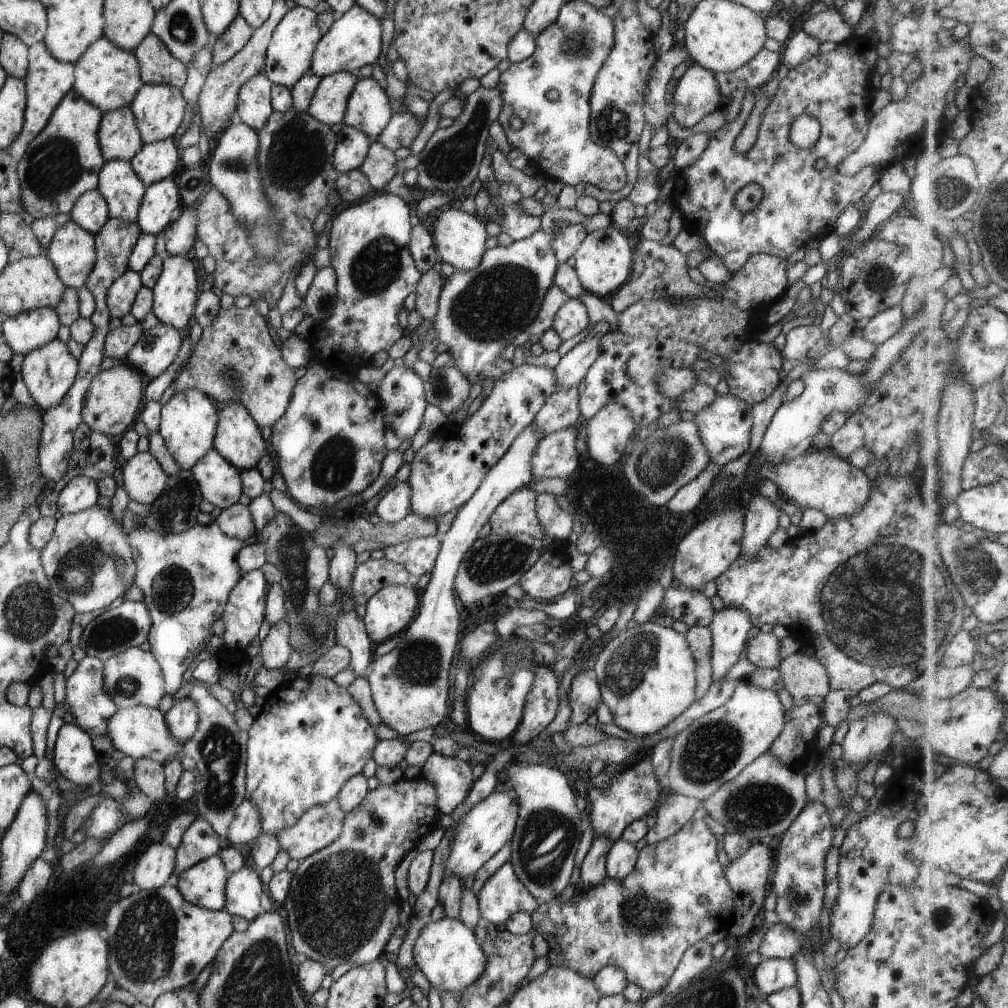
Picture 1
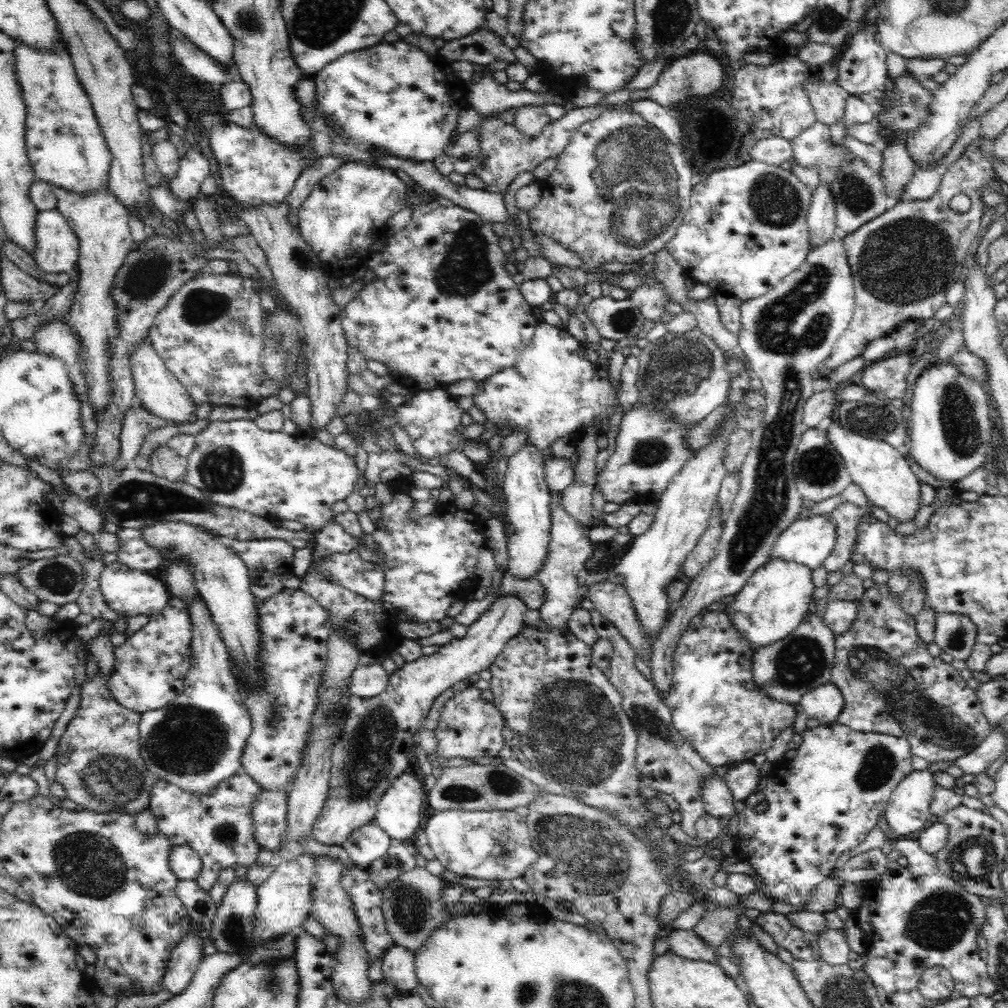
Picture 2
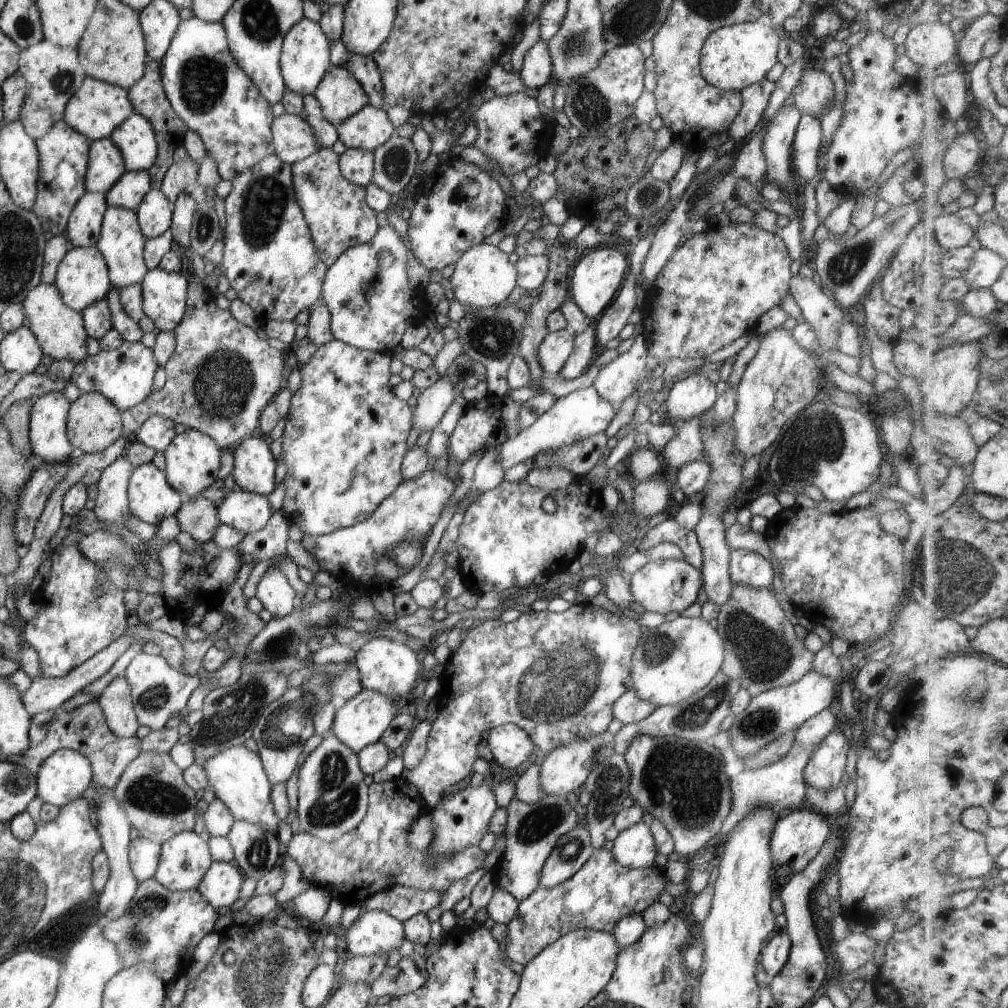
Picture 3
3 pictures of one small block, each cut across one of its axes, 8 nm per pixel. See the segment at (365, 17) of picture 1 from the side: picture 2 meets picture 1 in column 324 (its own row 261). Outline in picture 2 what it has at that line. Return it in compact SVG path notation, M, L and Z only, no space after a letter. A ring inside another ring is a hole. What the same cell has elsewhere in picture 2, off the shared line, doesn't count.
M57 208L38 211L34 218L34 252L30 256L45 273L71 274L76 269L78 239Z

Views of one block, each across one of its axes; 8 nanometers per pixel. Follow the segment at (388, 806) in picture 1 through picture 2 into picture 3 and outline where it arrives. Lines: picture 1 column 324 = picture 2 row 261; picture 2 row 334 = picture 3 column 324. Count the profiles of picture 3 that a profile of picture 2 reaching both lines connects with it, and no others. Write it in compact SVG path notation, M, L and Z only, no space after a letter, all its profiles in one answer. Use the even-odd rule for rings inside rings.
M397 777L387 782L371 783L367 788L368 806L363 820L333 842L321 842L311 834L292 834L285 851L299 866L301 878L309 885L326 890L331 898L342 905L362 903L379 890L403 886L414 890L443 892L451 882L465 878L478 870L485 860L485 852L469 844L451 856L435 860L435 850L419 850L407 844L411 822L428 811L425 800L417 788L407 780Z

